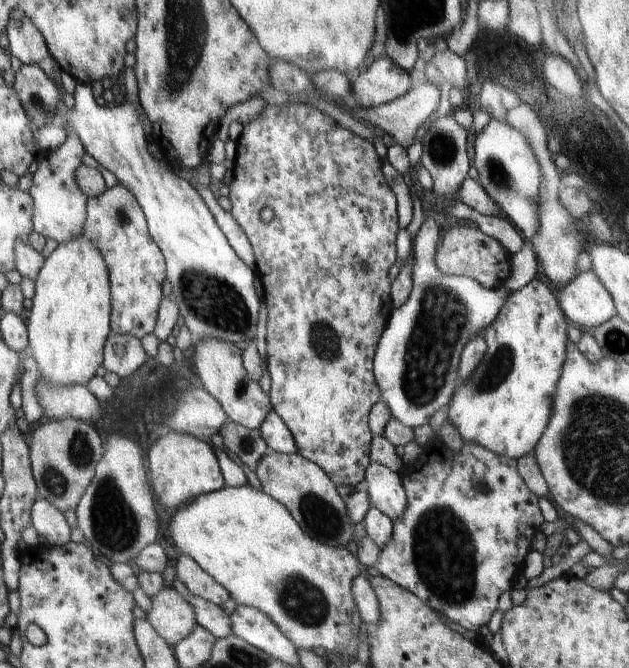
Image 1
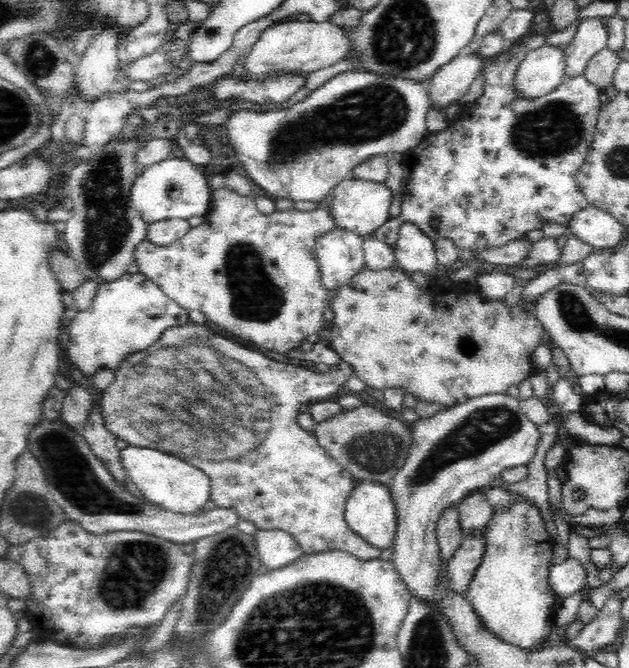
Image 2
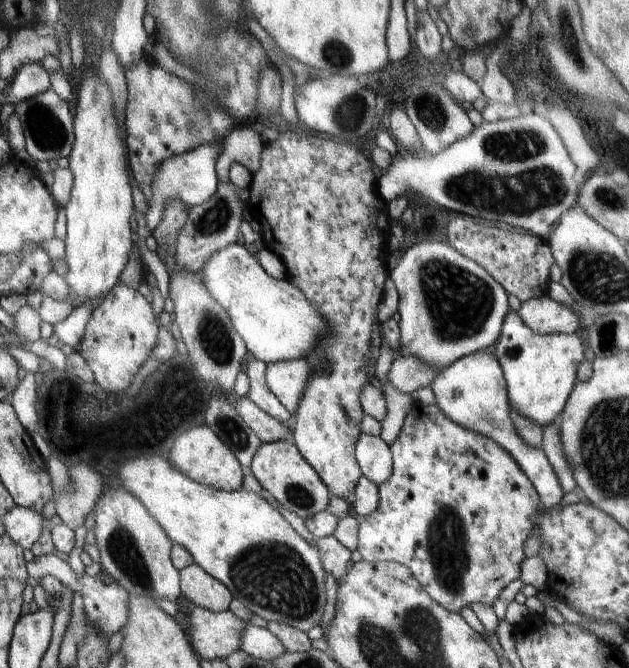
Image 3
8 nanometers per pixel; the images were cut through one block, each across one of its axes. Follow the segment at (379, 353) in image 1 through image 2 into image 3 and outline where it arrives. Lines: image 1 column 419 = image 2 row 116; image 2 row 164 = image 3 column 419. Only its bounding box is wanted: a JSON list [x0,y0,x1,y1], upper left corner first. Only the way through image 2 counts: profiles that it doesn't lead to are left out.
[389,240,511,370]

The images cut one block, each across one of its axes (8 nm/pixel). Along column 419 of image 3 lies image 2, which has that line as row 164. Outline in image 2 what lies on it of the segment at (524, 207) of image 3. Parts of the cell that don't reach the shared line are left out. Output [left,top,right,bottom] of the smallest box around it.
[129,154,212,224]

